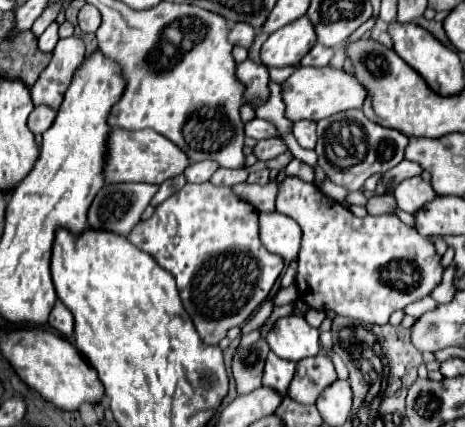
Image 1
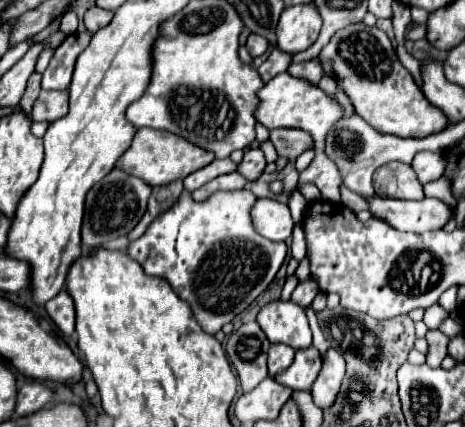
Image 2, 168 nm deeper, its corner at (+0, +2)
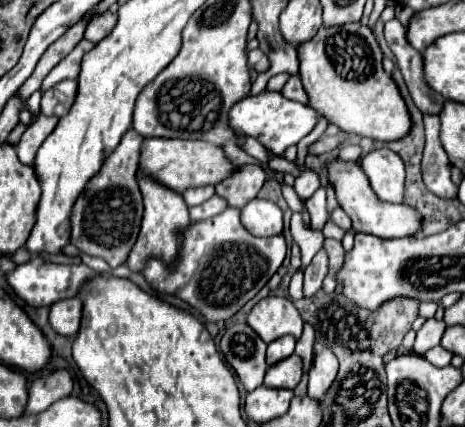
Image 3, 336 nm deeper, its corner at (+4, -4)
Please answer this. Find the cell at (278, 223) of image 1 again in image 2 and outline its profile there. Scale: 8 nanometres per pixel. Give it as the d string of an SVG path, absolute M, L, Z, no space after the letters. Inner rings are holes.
M259 198L251 210L251 218L255 230L271 242L285 242L295 228L287 204L271 198Z

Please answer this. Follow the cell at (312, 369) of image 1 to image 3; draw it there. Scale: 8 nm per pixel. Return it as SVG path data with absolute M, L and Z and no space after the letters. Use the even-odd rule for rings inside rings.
M297 354L267 368L265 386L269 388L295 388L301 380L301 358Z

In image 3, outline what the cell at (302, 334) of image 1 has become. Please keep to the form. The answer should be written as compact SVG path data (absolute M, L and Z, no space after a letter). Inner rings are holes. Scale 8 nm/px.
M267 296L259 300L249 316L247 324L263 338L263 342L273 342L285 334L293 334L295 338L303 332L303 320L291 300L279 296Z

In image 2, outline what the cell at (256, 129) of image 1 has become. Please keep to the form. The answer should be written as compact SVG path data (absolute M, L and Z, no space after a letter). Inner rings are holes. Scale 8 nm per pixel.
M269 130L269 140L277 154L289 160L295 160L303 150L313 146L313 138L303 130Z

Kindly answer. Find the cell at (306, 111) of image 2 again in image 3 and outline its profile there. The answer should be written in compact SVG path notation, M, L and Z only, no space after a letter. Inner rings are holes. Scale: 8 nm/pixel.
M261 92L257 96L245 96L229 110L229 128L237 132L237 146L243 146L245 138L255 138L271 154L283 156L285 150L305 138L317 124L317 112L311 106L283 98L279 92Z

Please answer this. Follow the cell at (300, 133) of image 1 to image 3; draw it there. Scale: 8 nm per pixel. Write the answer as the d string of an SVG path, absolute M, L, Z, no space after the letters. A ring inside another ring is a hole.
M305 170L305 172L301 172L301 176L295 180L295 192L297 192L297 196L301 198L301 200L307 200L307 198L311 198L313 196L313 192L319 188L319 176L315 174L315 172L311 172L311 170Z

